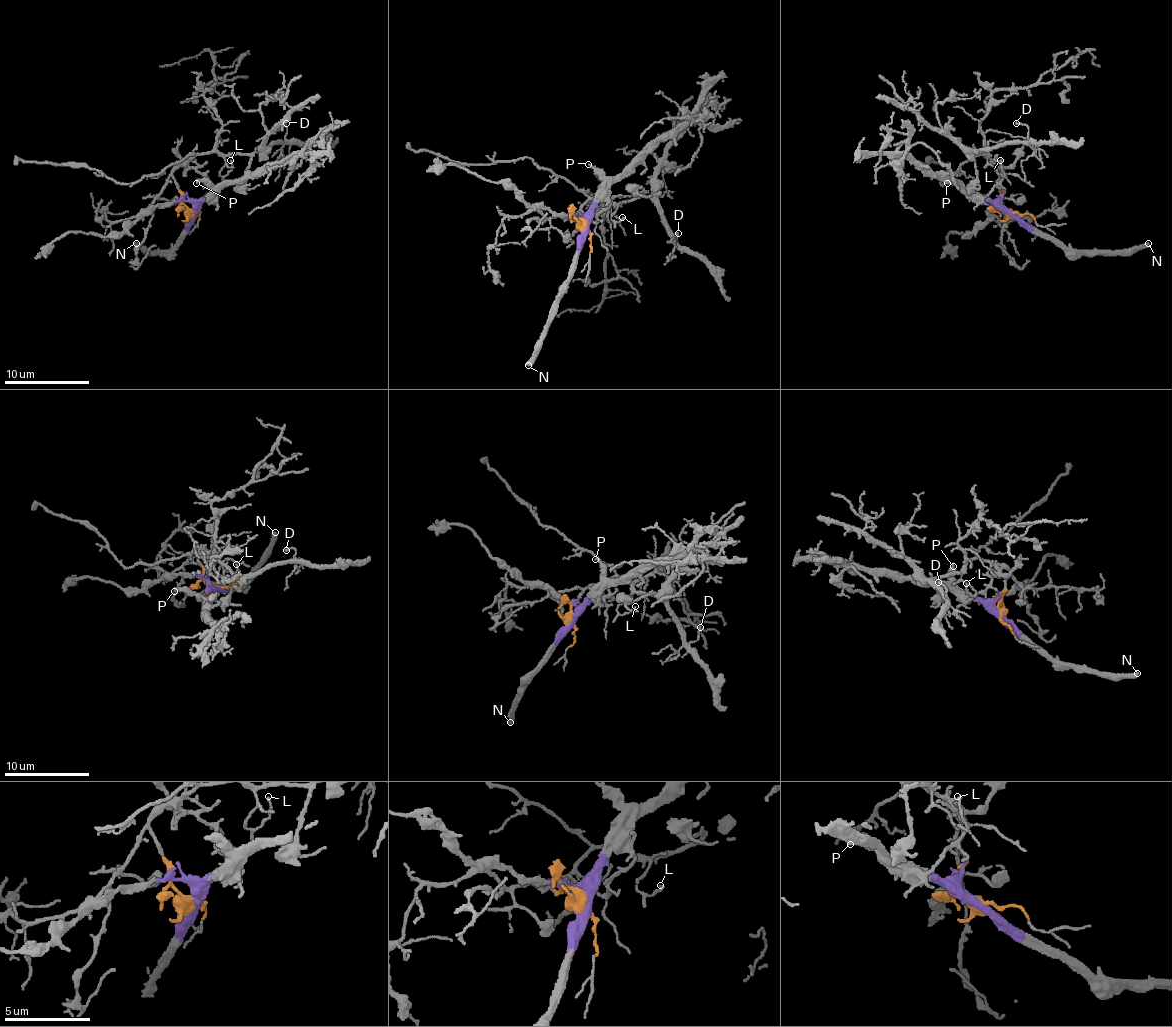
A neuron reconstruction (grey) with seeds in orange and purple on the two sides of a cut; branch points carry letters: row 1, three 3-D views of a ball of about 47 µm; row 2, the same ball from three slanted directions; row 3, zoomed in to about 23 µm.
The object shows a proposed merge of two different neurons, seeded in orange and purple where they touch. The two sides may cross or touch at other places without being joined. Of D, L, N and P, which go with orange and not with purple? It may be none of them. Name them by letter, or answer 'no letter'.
D, L

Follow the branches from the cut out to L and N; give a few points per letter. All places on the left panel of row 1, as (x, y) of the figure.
L: (193, 213), (172, 173), (199, 154), (216, 152), (225, 160), (220, 175), (231, 169), (231, 160)
N: (193, 213), (186, 230), (169, 249), (148, 252), (135, 243)

